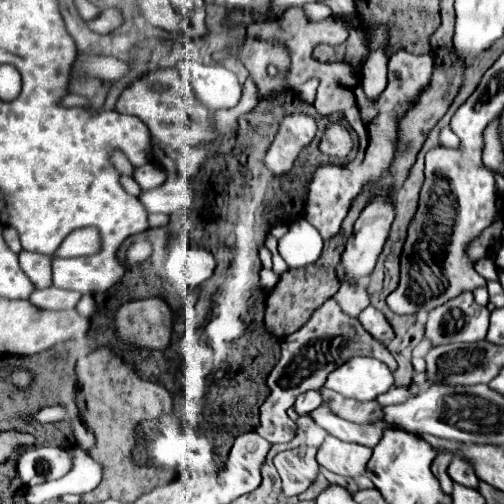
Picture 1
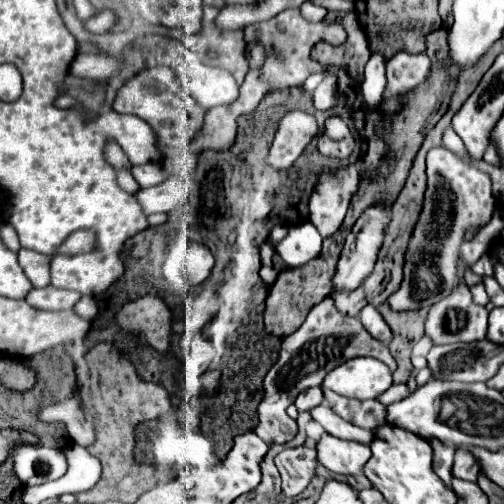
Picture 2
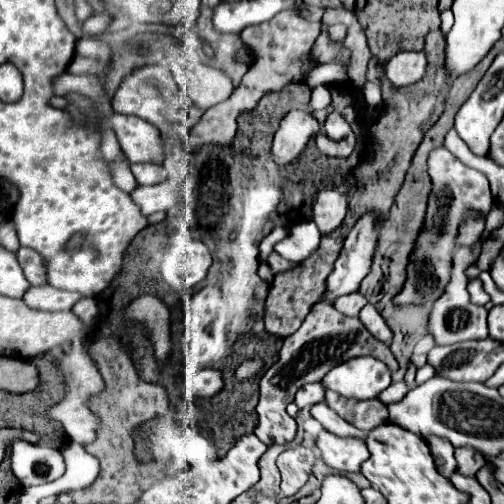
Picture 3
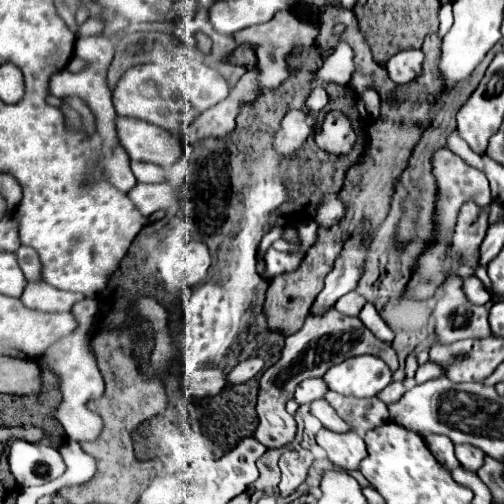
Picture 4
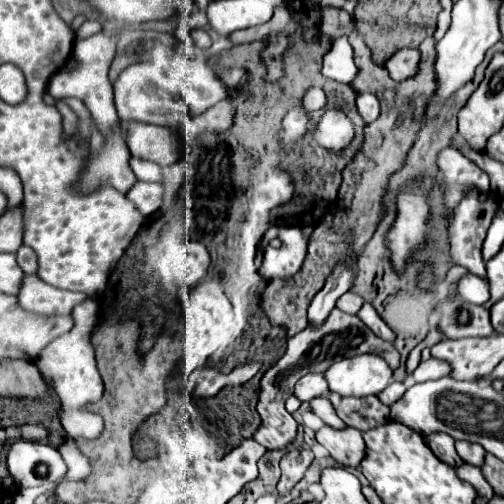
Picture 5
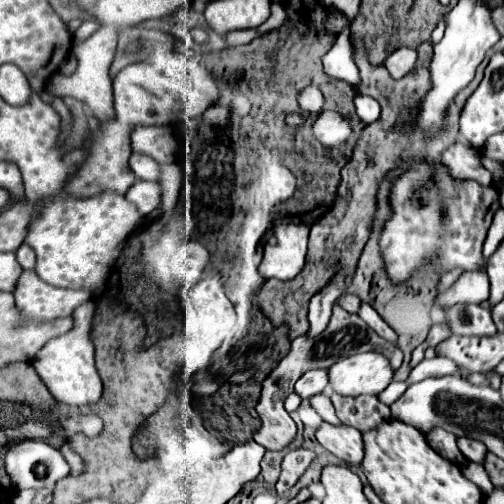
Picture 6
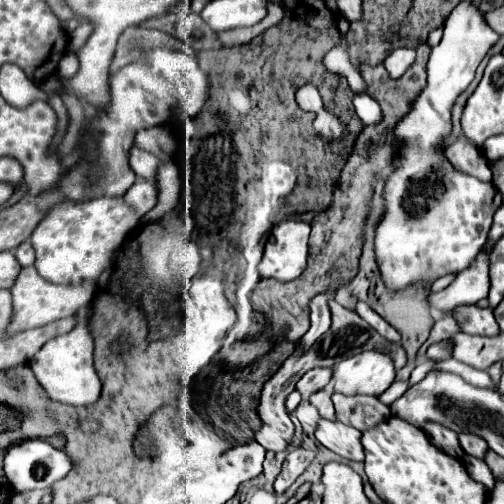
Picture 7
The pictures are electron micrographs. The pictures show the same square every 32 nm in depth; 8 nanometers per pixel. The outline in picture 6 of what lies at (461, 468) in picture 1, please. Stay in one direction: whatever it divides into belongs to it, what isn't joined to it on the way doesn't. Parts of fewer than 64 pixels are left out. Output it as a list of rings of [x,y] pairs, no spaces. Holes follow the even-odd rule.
[[[462,436],[458,438],[458,448],[462,450],[462,454],[474,462],[484,462],[486,456],[486,446],[480,440],[474,440],[470,436]]]

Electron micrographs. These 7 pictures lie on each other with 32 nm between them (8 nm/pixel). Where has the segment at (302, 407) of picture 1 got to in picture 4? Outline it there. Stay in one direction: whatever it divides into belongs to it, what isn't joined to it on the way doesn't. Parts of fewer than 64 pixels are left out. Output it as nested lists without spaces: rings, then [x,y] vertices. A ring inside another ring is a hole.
[[[308,378],[298,384],[294,398],[298,400],[298,404],[310,404],[312,400],[324,398],[326,392],[328,392],[328,386],[324,384],[324,378]]]

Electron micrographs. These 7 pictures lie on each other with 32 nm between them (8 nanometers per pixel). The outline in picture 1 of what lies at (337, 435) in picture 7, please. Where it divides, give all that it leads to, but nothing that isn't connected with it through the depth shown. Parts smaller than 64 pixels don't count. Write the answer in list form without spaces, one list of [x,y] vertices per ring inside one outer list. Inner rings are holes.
[[[326,436],[324,444],[318,450],[318,464],[334,474],[356,478],[358,474],[364,474],[370,456],[372,448],[368,446],[342,442],[334,436]]]

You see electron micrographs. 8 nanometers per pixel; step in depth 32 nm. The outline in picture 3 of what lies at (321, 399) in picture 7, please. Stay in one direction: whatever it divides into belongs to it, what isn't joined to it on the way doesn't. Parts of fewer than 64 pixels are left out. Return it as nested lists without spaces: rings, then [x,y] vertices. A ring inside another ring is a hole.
[[[324,400],[320,404],[314,404],[310,408],[310,414],[328,430],[328,432],[334,432],[338,436],[360,436],[364,438],[364,434],[360,434],[360,430],[356,430],[354,426],[350,426],[346,420],[342,420]]]

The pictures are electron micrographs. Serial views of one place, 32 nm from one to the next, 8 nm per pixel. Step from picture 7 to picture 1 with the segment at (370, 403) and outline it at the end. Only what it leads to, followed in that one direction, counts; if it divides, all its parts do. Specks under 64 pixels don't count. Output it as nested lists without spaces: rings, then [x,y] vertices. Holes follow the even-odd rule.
[[[320,388],[322,392],[322,400],[324,404],[338,414],[340,418],[348,420],[348,422],[356,422],[356,424],[372,424],[372,422],[380,422],[384,420],[384,412],[382,406],[376,400],[368,400],[368,402],[358,402],[358,400],[350,400],[340,396],[338,392],[332,392],[328,388]]]

